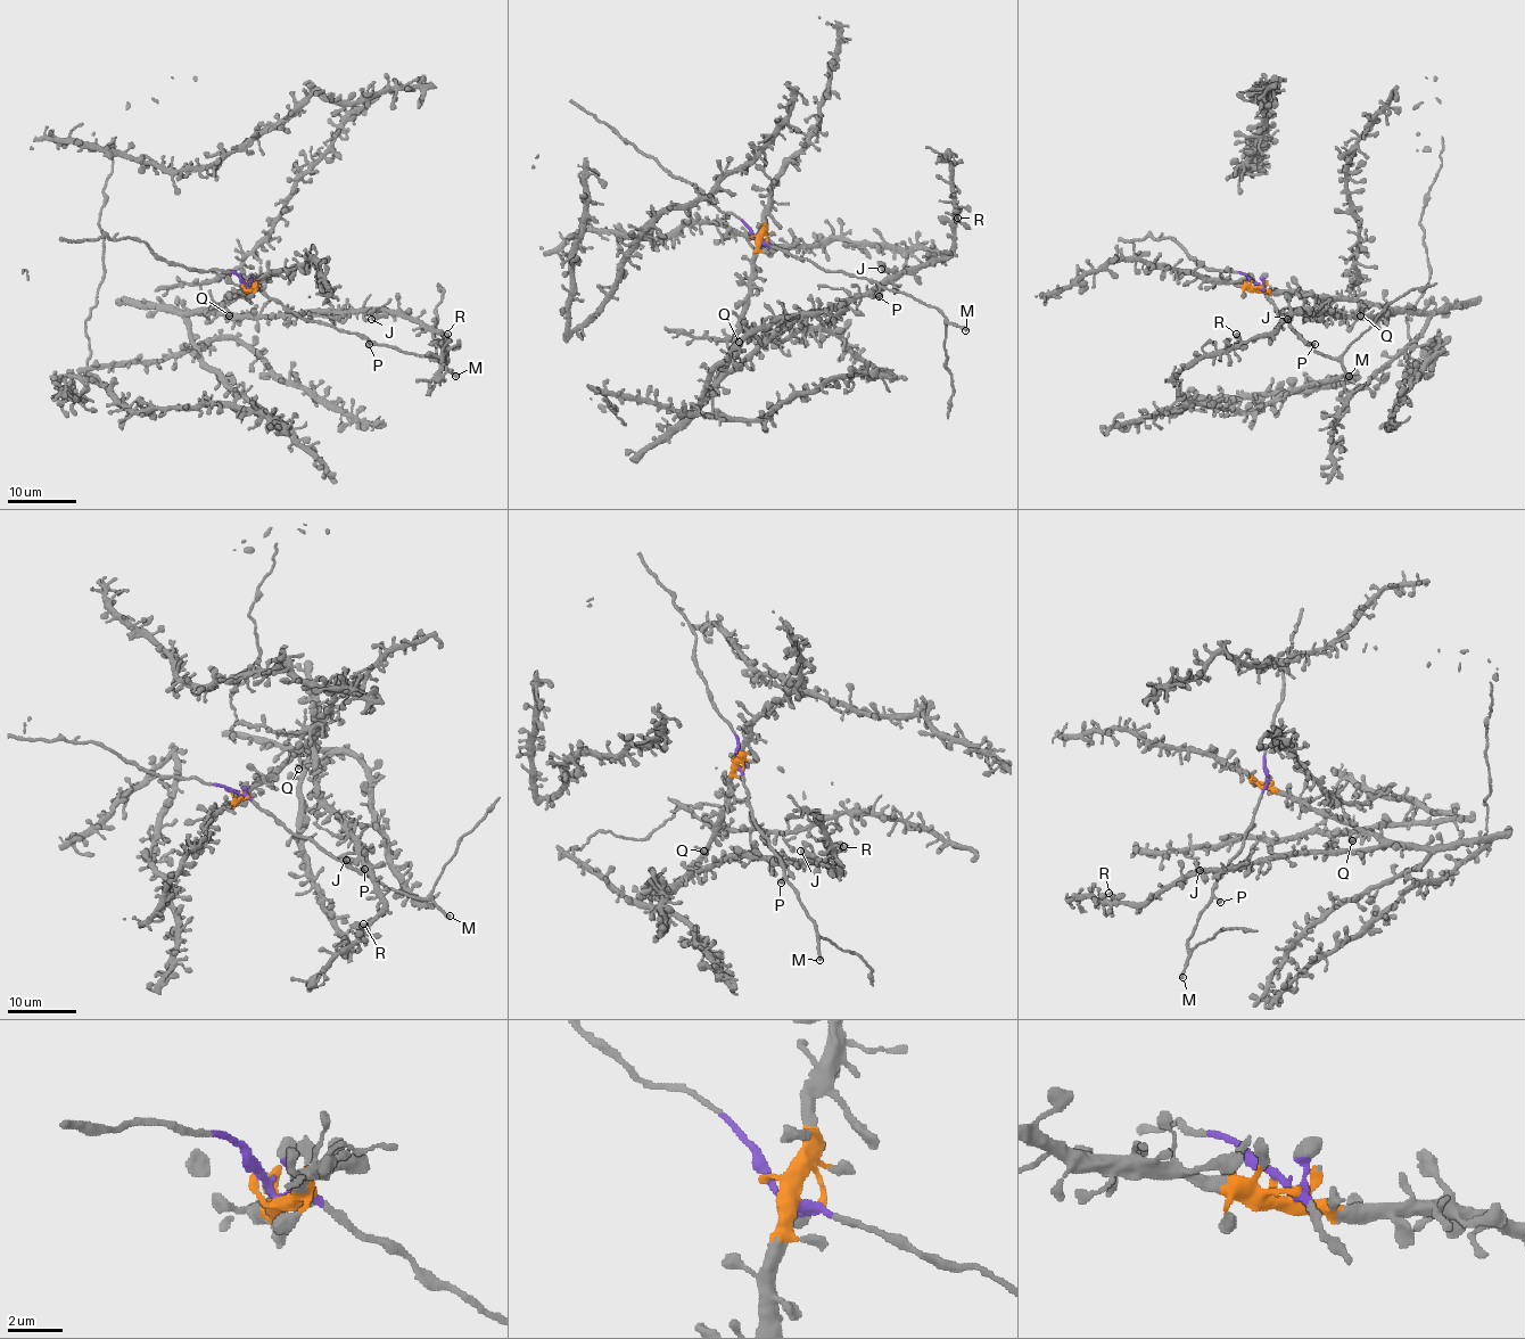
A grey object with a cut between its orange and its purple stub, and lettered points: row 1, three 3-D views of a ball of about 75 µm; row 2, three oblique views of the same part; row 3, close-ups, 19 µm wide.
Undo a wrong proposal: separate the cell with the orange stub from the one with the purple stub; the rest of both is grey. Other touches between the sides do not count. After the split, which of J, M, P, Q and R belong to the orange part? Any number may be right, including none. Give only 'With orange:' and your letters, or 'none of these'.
With orange: J, Q, R

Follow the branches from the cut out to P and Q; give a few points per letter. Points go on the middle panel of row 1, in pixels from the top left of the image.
P: (751, 236), (826, 270), (873, 279), (880, 288), (878, 296)
Q: (751, 236), (757, 238), (755, 279), (734, 346), (740, 342)

